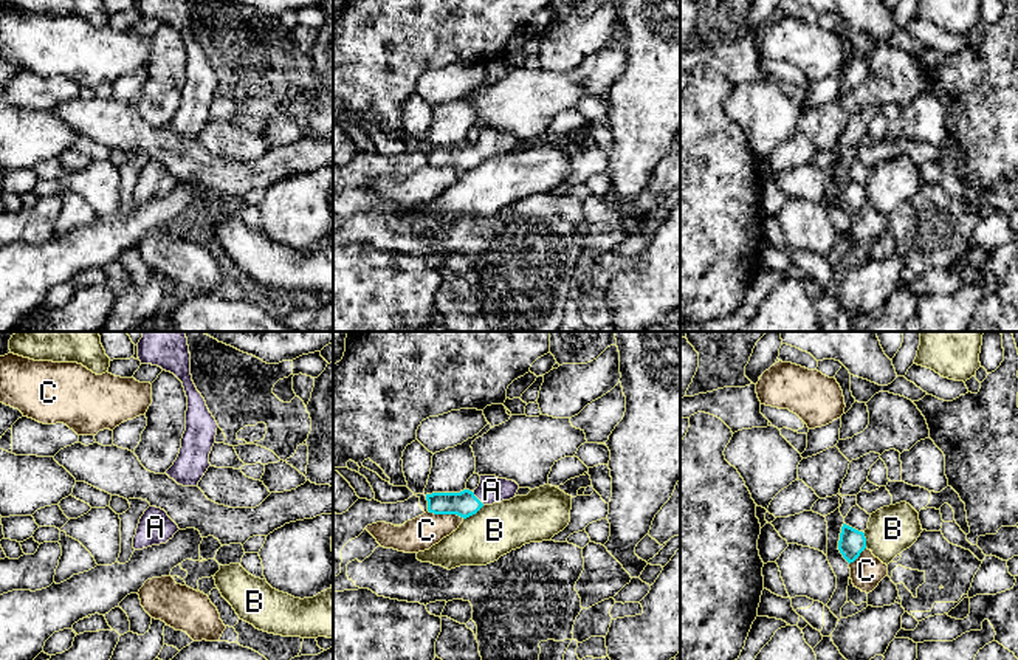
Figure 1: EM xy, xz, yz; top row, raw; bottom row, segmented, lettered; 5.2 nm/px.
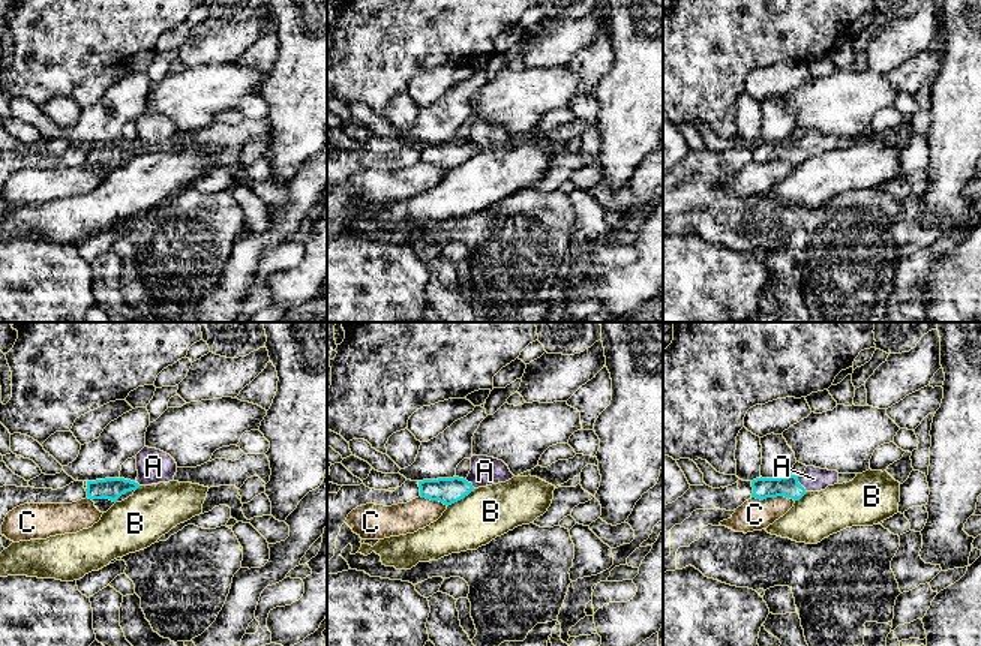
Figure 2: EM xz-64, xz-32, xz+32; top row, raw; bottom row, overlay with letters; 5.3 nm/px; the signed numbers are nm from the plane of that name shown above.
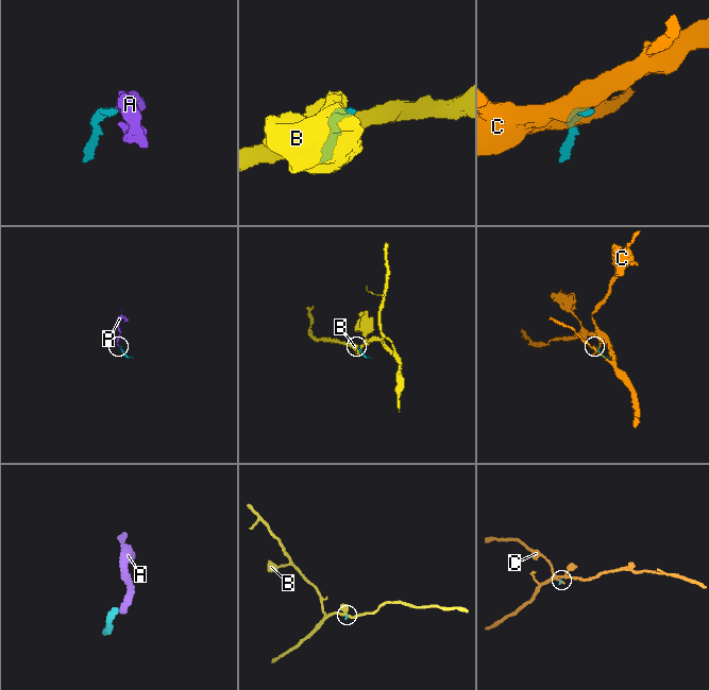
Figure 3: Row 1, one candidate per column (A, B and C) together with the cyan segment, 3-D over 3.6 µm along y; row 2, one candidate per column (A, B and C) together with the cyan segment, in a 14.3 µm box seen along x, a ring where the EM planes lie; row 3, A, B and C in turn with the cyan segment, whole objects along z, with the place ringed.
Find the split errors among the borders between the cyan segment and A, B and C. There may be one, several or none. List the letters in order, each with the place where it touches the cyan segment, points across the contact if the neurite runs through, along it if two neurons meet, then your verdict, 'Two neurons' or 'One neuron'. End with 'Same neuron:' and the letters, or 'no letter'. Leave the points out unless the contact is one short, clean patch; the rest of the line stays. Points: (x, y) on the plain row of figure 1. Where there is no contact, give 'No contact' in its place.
A: Touches cyan at xz (476, 151). Path across: xz (464, 157), (476, 151), (491, 143). One neuron
B: Touches cyan at xz (473, 166). Boundary: xz (484, 158), (464, 172). Two neurons
C: Touches cyan at xz (447, 166). Boundary: xz (428, 163), (464, 171). Two neurons
Same neuron: A

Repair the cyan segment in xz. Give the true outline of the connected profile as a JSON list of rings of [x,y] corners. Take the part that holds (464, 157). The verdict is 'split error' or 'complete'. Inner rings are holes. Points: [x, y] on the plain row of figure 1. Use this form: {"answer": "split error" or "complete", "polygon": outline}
{"answer": "split error", "polygon": [[[480,129],[474,144],[426,147],[428,164],[434,167],[457,167],[463,172],[476,167],[483,158],[500,156],[516,150],[519,138],[496,129]]]}

